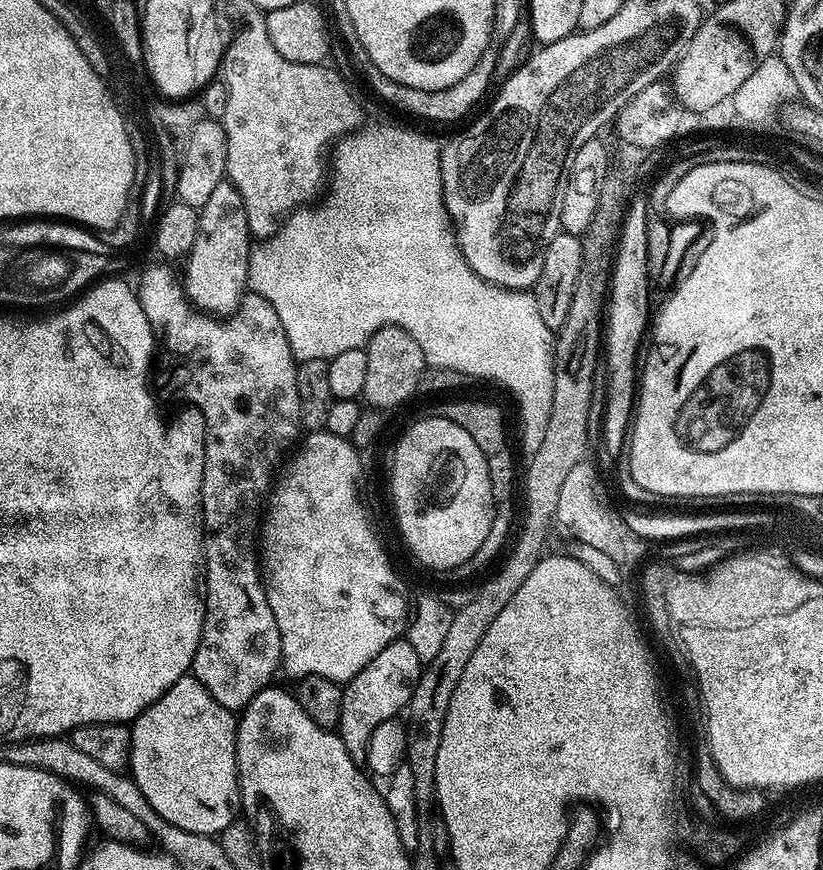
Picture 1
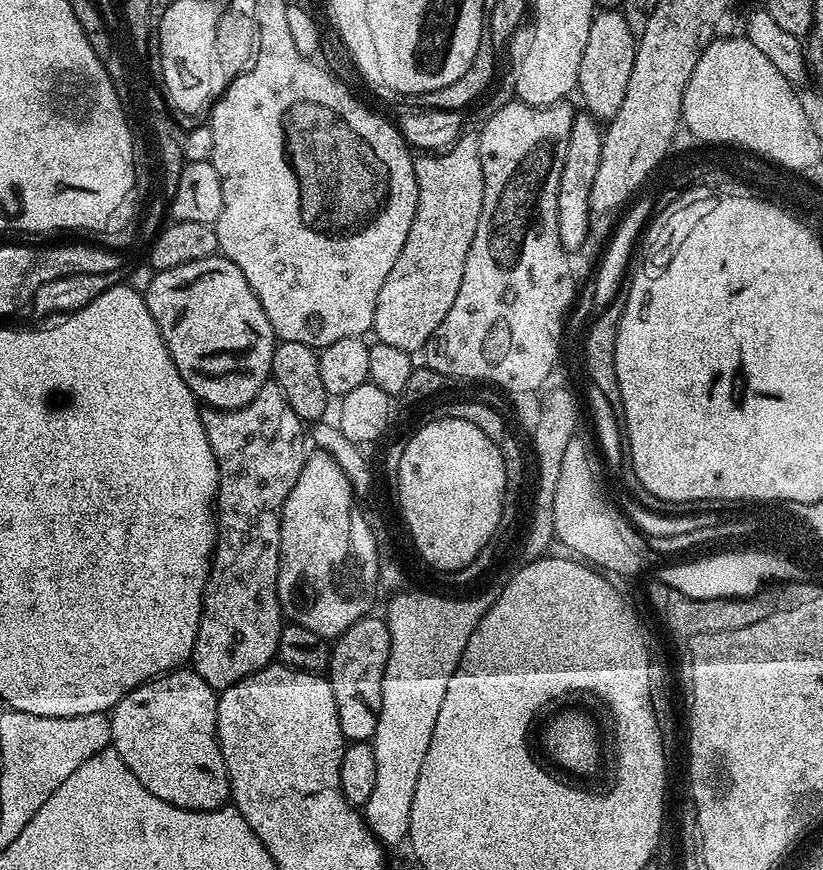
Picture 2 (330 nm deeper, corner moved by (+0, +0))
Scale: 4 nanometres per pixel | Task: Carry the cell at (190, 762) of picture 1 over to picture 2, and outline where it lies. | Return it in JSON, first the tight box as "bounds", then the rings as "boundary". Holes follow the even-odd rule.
{"bounds":[111,670,229,812],"boundary":[[[173,670],[139,684],[112,709],[111,747],[116,749],[122,762],[126,762],[134,778],[138,778],[138,782],[142,782],[142,786],[154,794],[154,798],[162,798],[162,802],[199,812],[209,812],[229,803],[228,771],[222,758],[220,740],[216,736],[217,699],[217,689],[211,688],[195,670]]]}

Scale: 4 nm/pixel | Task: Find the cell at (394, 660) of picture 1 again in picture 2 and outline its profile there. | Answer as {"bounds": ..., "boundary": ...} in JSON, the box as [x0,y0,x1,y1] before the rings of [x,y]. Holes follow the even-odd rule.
{"bounds":[328,614,390,742],"boundary":[[[376,614],[363,616],[343,634],[335,637],[328,657],[328,681],[334,690],[334,702],[338,706],[338,722],[342,726],[342,734],[348,742],[368,742],[378,730],[378,718],[382,710],[382,682],[386,674],[386,666],[390,658],[390,630],[387,619],[376,617]]]}

